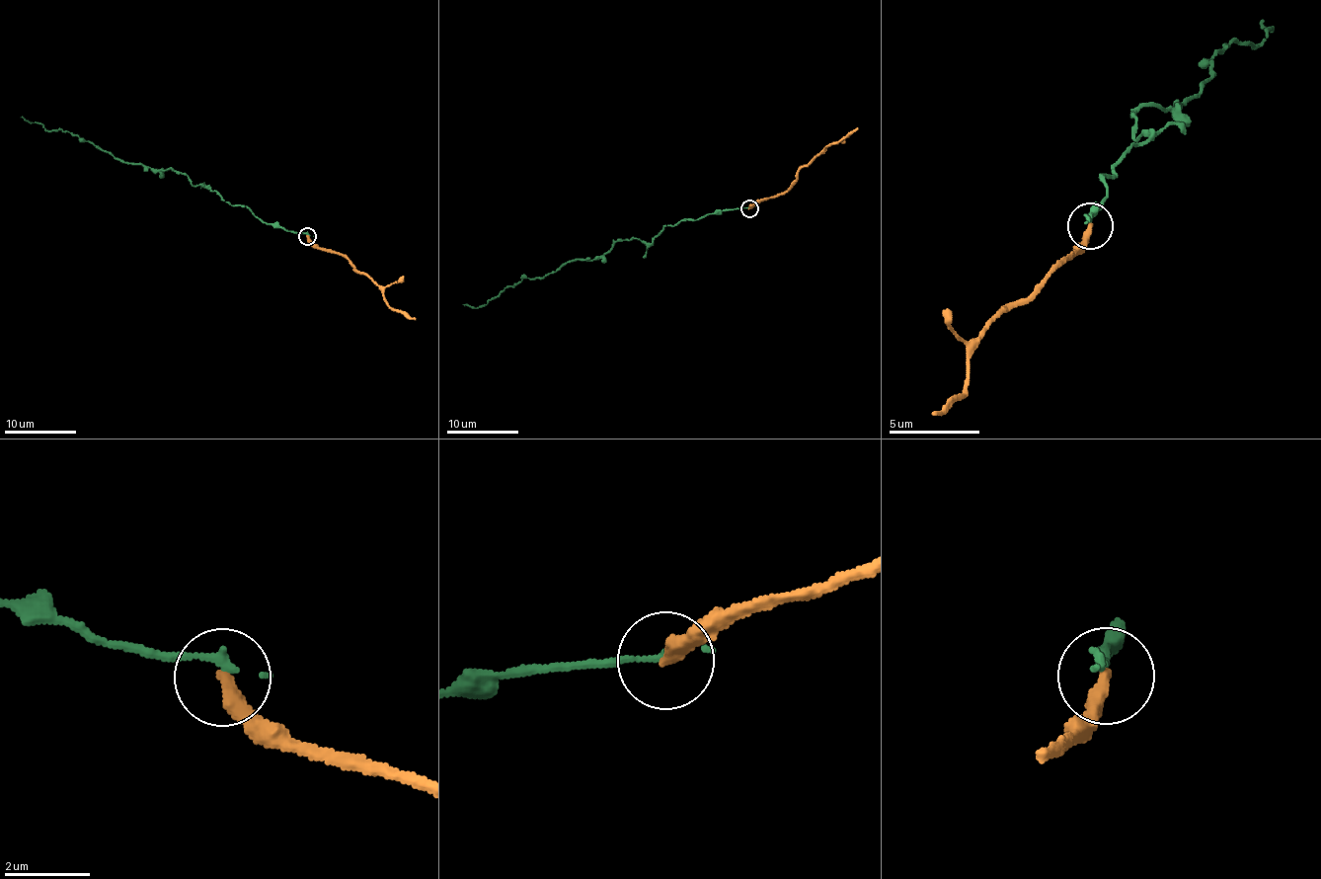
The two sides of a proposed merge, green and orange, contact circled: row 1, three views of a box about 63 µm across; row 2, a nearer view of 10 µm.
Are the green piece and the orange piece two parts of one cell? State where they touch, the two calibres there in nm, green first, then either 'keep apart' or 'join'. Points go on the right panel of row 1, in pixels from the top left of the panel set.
at (1090, 225); 200 nm thick on the green side, 360 nm on the other; keep apart

